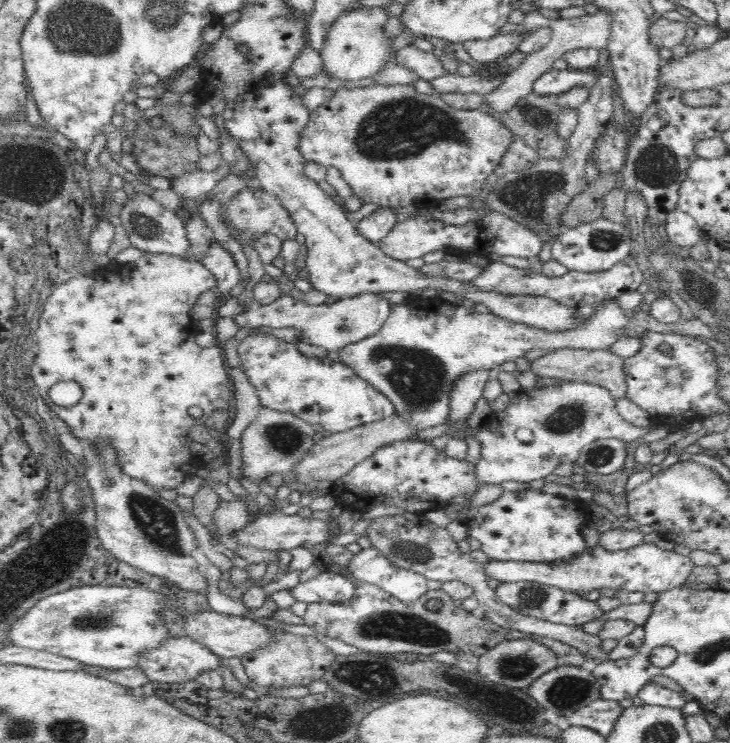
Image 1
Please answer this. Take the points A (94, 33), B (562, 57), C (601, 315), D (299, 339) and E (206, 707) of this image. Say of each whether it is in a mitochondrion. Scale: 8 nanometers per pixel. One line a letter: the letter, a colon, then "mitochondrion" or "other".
A: mitochondrion
B: other
C: other
D: other
E: other

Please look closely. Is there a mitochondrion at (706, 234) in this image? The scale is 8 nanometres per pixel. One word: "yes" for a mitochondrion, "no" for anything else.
no

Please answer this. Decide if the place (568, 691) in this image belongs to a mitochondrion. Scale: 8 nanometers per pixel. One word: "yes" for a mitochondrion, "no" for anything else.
yes

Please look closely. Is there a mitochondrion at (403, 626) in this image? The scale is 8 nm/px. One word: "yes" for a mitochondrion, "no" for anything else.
yes

